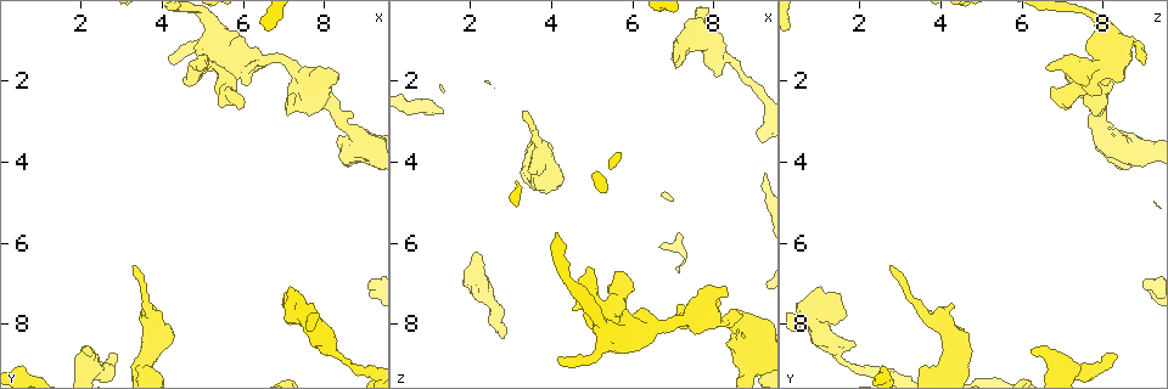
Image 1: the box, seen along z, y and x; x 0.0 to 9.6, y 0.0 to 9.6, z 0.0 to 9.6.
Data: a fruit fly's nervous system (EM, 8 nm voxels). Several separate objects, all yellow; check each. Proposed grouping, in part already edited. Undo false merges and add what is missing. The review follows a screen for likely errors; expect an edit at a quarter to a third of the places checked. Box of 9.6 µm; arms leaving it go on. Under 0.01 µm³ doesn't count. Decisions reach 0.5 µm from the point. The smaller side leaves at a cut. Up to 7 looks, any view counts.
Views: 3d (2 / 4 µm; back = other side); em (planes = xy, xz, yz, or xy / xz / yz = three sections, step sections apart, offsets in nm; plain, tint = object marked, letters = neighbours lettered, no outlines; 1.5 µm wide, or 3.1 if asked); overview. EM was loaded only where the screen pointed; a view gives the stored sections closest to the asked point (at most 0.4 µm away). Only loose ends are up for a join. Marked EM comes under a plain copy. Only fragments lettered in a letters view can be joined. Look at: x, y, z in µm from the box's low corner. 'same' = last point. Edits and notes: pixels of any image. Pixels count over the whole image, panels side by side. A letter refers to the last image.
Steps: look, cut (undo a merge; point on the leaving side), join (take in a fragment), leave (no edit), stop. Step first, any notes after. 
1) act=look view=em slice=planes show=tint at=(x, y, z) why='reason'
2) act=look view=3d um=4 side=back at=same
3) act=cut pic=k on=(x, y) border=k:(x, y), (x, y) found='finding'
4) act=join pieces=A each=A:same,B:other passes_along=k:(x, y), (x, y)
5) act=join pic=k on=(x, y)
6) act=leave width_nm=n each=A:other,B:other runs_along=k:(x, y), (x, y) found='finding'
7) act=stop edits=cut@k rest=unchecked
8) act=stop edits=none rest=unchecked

act=look view=em slice=planes show=letters at=(9.10, 7.10, 9.05) why='free end'

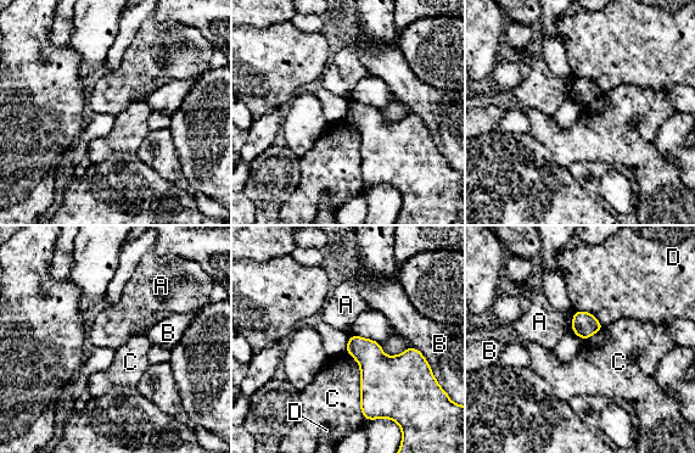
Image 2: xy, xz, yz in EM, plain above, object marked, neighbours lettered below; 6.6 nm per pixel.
act=leave each=A:other,B:other,C:other,D:other border=2:(346, 351), (359, 367), (365, 419) found='none of them fits'

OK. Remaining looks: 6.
act=look view=3d um=4 at=(2.80, 8.90, 8.30) why='branch stops here'

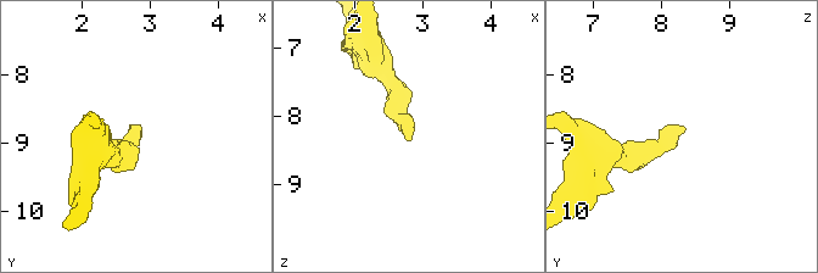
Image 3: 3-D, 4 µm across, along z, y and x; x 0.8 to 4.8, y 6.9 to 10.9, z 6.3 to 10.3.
act=look view=em slice=planes show=letters at=(2.80, 8.80, 8.30) why='now the EM'

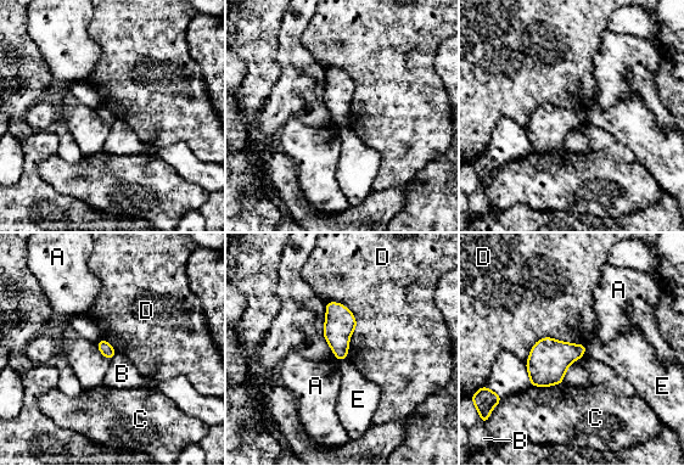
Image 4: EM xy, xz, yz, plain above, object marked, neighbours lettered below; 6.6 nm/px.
act=leave each=A:other,B:other,C:other,D:other,E:other border=4:(586, 343), (540, 337), (525, 364) found='no lettered fragment goes on from it'

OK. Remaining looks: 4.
act=look view=em slice=planes show=letters at=(7.05, 7.80, 1.65)

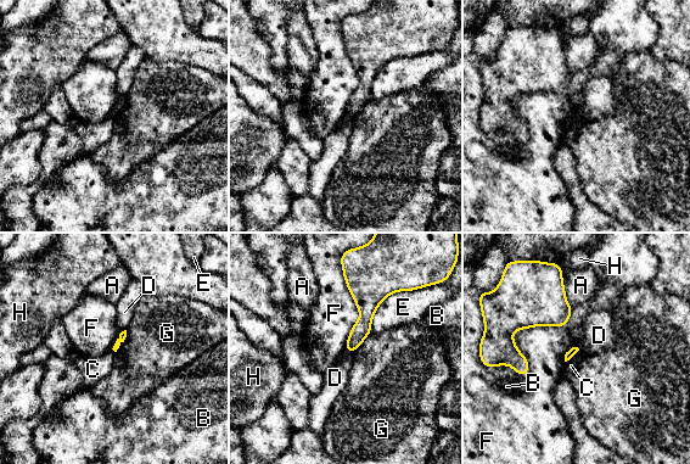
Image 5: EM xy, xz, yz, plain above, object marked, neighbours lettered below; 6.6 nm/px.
act=leave each=A:other,B:other,C:other,D:other,E:other,F:other,G:other,H:other border=5:(582, 350), (566, 362) found='no lettered fragment goes on from it'

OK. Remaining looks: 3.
act=stop edits=none rest=unchecked

